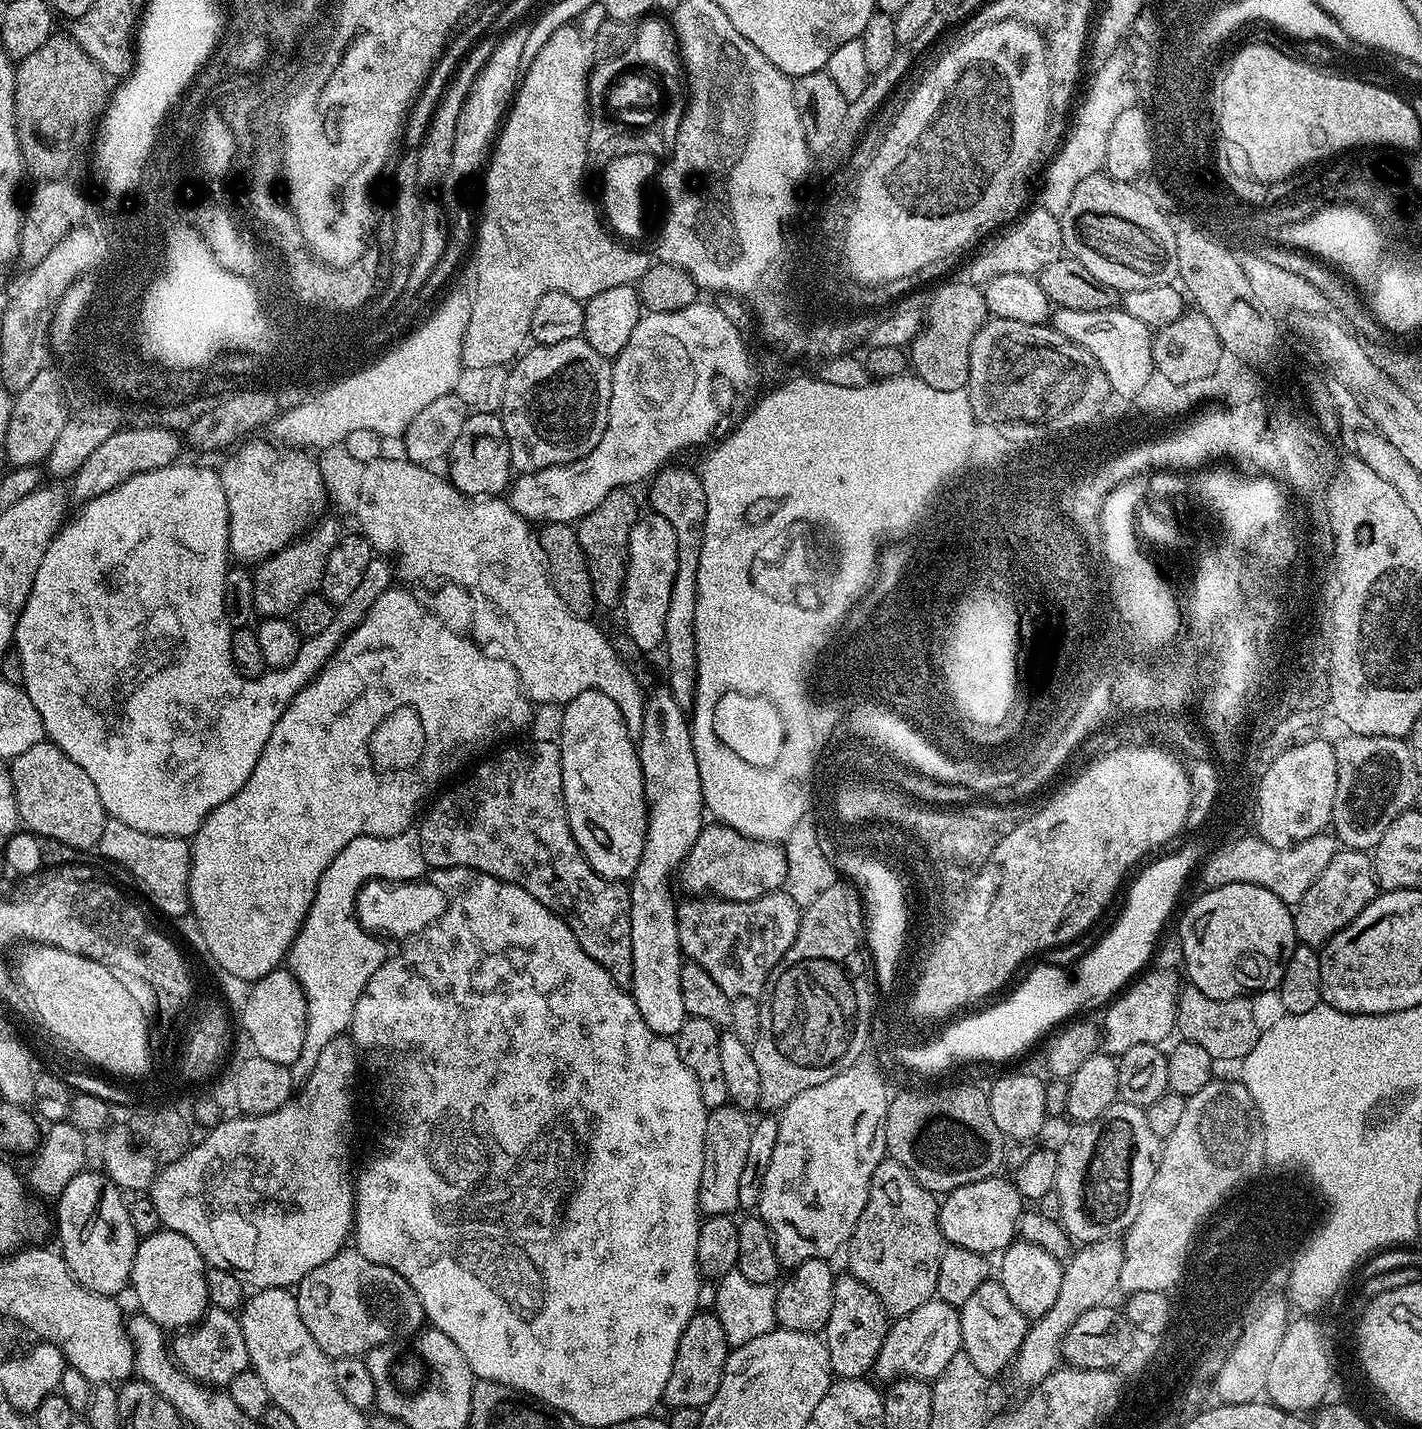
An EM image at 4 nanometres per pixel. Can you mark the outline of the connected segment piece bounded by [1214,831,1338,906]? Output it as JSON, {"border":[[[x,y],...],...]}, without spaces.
{"border":[[[1322,831],[1304,844],[1304,848],[1297,848],[1296,852],[1276,852],[1267,848],[1267,845],[1257,843],[1255,840],[1244,840],[1244,845],[1232,844],[1220,852],[1214,871],[1222,877],[1224,884],[1234,882],[1250,882],[1254,886],[1262,886],[1270,890],[1270,894],[1278,894],[1282,902],[1295,906],[1318,882],[1318,874],[1330,866],[1330,858],[1334,858],[1338,851],[1338,841],[1335,835]]]}

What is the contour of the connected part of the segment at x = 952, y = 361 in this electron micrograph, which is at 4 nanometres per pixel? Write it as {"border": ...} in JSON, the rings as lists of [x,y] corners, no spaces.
{"border":[[[971,282],[943,284],[933,294],[920,331],[910,342],[910,368],[916,379],[926,382],[926,386],[934,386],[934,390],[958,392],[968,382],[970,342],[974,342],[974,334],[978,334],[990,315],[984,293],[977,285]]]}

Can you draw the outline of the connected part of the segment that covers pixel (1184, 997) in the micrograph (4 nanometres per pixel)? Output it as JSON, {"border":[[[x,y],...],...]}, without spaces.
{"border":[[[1191,986],[1181,987],[1180,996],[1176,1002],[1176,1027],[1181,1041],[1202,1046],[1206,1054],[1214,1062],[1220,1060],[1233,1060],[1239,1062],[1244,1059],[1250,1050],[1254,1050],[1254,1042],[1258,1042],[1262,1027],[1254,1020],[1254,1010],[1251,999],[1235,996],[1229,1000],[1206,998],[1202,990]]]}

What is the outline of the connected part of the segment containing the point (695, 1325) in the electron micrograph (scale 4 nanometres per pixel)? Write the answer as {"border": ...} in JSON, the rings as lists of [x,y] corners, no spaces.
{"border":[[[697,1311],[696,1315],[690,1318],[690,1322],[686,1322],[686,1330],[682,1330],[678,1354],[674,1354],[674,1370],[670,1370],[670,1378],[664,1391],[663,1403],[668,1404],[669,1409],[703,1409],[704,1405],[712,1401],[714,1394],[718,1394],[730,1345],[720,1319],[711,1311],[704,1311]]]}

